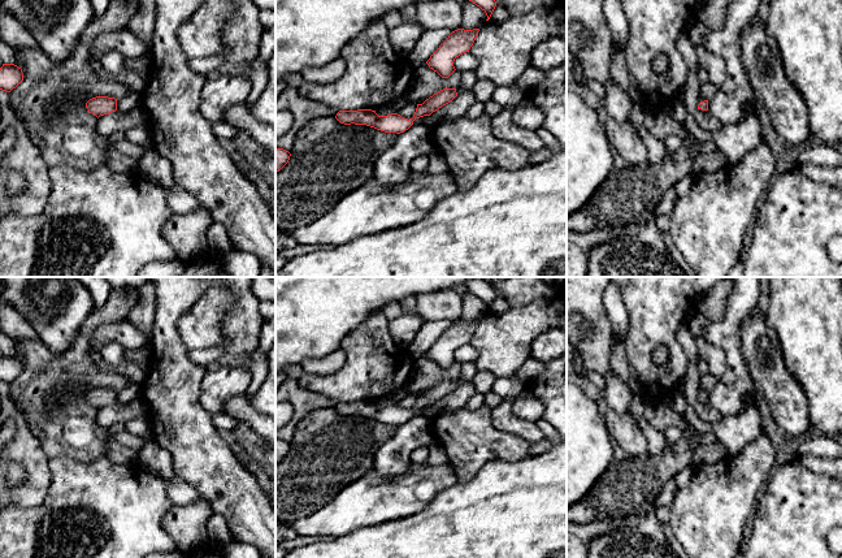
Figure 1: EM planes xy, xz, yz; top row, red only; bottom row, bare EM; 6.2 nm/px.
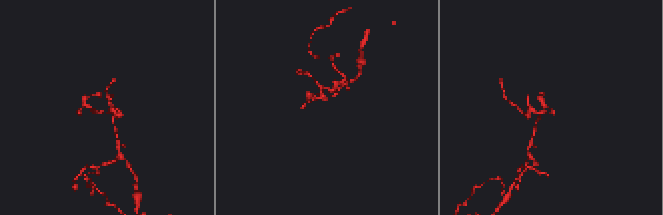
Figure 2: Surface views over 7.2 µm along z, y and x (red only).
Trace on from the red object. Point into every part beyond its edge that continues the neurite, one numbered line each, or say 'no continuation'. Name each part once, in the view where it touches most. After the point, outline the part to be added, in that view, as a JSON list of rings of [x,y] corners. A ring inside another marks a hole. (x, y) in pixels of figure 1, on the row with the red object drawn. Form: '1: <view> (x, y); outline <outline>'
no continuation

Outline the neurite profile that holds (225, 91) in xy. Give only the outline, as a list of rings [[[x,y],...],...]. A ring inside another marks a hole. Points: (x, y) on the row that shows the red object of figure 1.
[[[231,75],[207,81],[200,96],[200,112],[210,124],[226,121],[226,109],[244,101],[251,88],[249,79]]]

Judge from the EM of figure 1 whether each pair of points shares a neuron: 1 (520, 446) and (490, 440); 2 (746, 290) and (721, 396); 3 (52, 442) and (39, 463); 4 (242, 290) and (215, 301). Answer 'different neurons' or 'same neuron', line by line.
1: same neuron
2: same neuron
3: different neurons
4: different neurons

